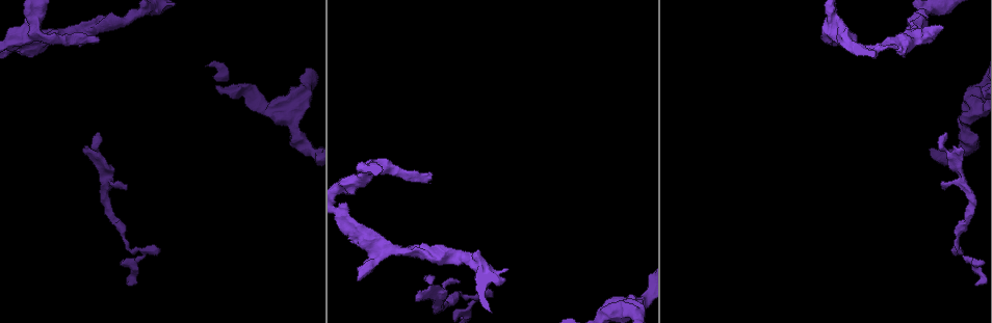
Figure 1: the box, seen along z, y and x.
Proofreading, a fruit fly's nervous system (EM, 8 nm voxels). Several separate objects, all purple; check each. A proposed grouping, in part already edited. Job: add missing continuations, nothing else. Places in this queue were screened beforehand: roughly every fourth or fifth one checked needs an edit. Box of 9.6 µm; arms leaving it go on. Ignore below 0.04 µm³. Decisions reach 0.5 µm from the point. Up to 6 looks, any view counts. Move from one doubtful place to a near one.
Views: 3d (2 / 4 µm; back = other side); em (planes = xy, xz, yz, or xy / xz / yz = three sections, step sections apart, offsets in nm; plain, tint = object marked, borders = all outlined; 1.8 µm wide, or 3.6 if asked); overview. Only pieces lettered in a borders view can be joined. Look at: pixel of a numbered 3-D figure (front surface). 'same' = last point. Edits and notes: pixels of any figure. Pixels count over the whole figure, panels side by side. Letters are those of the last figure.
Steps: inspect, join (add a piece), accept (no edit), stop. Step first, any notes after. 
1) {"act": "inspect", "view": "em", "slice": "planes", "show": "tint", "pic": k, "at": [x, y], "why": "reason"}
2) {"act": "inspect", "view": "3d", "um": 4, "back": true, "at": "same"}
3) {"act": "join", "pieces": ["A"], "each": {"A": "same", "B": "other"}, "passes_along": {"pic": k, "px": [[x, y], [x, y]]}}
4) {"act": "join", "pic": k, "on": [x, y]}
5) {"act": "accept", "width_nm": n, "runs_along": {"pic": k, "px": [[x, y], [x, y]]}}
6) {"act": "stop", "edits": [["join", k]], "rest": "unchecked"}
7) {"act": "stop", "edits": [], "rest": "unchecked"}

{"act": "inspect", "view": "em", "slice": "xy", "step": 16, "show": "borders", "pic": 1, "at": [942, 27], "why": "branch stops here"}

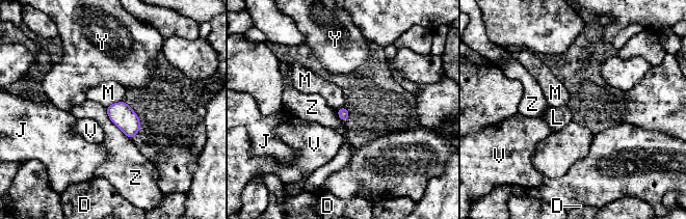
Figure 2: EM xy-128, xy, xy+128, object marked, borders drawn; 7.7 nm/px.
{"act": "accept", "each": {"D": "other", "J": "other", "L": "other", "M": "other", "V": "other", "Y": "other", "Z": "other"}, "border": {"pic": 2, "px": [[124, 101], [111, 103], [106, 108]]}, "found": "no lettered piece goes on from it"}

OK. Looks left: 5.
{"act": "inspect", "view": "3d", "um": 2, "back": true, "pic": 1, "at": [638, 303]}

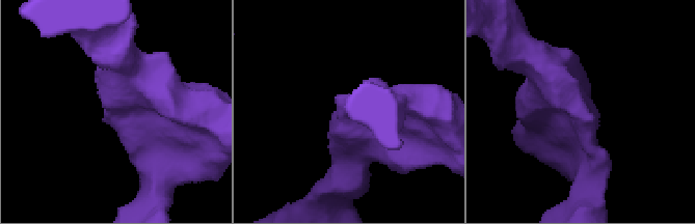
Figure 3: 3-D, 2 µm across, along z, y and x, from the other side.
{"act": "inspect", "view": "em", "um": 3.6, "slice": "xz", "step": 16, "show": "tint", "pic": 3, "at": [121, 137]}

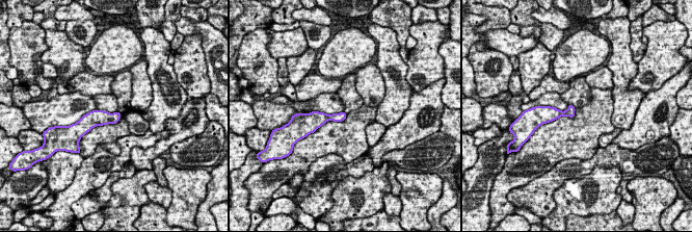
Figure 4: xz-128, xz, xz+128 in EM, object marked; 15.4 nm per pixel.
{"act": "inspect", "view": "em", "um": 3.6, "slice": "planes", "show": "borders", "at": "same"}

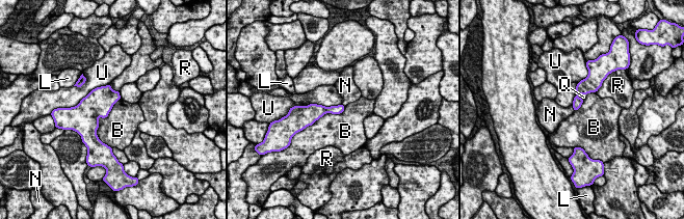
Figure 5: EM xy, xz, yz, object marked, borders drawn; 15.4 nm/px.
{"act": "join", "pieces": ["Q"], "each": {"B": "other", "L": "other", "N": "other", "Q": "same", "R": "other", "U": "other"}, "found": "the cell continues"}

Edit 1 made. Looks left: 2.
{"act": "inspect", "view": "overview"}

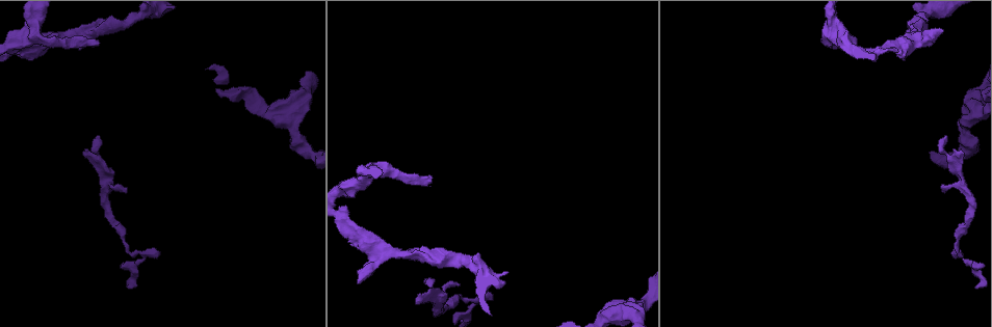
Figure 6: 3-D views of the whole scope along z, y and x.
{"act": "inspect", "view": "em", "slice": "planes", "show": "borders", "pic": 6, "at": [82, 154], "why": "thin end"}

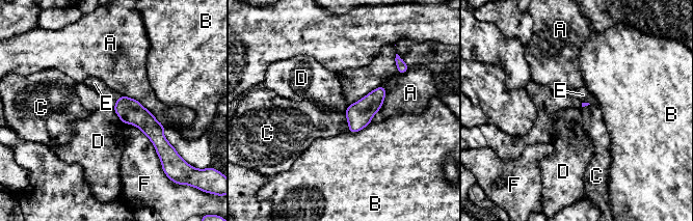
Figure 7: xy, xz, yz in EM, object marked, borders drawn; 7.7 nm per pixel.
{"act": "join", "pieces": ["E"], "each": {"A": "other", "B": "other", "C": "other", "D": "other", "E": "same", "F": "other"}, "passes_along": {"pic": 7, "px": [[129, 110], [120, 98], [95, 83]]}, "found": "the cell continues"}

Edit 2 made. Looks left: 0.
{"act": "stop", "edits": [["join", 5], ["join", 7]], "rest": "unchecked"}

